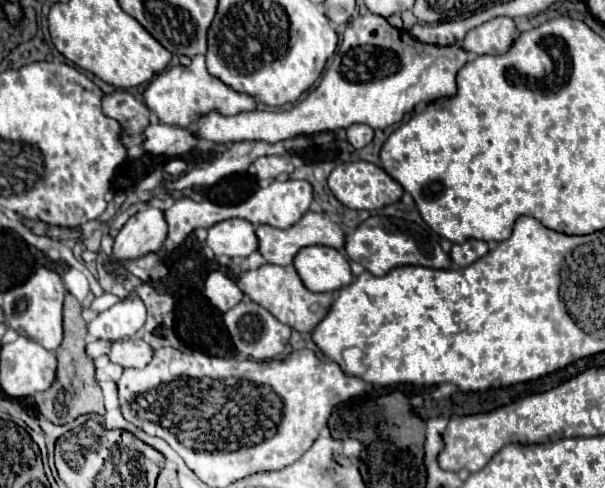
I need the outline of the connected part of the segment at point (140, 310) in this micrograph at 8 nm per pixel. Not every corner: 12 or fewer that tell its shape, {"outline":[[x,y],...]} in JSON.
{"outline":[[136,292],[100,312],[88,334],[100,340],[134,336],[146,322]]}

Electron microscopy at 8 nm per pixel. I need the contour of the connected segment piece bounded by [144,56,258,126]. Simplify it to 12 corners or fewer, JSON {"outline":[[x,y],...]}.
{"outline":[[206,68],[158,74],[144,92],[158,120],[190,126],[218,110],[256,110],[258,100],[236,92]]}

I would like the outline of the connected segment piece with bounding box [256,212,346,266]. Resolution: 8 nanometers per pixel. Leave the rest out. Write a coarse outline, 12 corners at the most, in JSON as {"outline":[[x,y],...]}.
{"outline":[[324,212],[294,226],[258,226],[258,252],[270,264],[292,264],[306,246],[342,250],[346,234]]}

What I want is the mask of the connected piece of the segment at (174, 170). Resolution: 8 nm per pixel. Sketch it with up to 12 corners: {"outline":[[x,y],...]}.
{"outline":[[172,158],[164,166],[170,176],[180,176],[188,169],[182,158]]}

